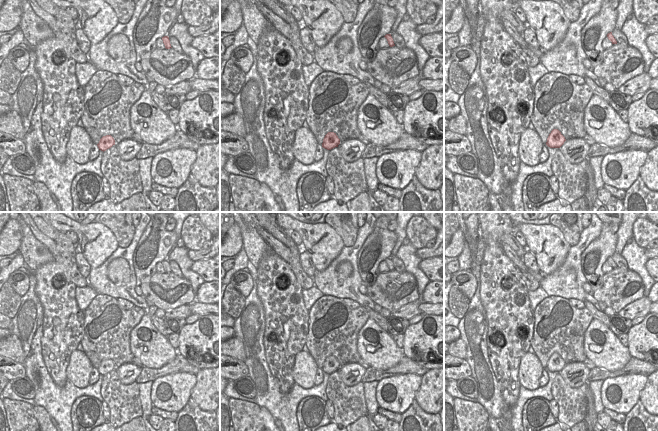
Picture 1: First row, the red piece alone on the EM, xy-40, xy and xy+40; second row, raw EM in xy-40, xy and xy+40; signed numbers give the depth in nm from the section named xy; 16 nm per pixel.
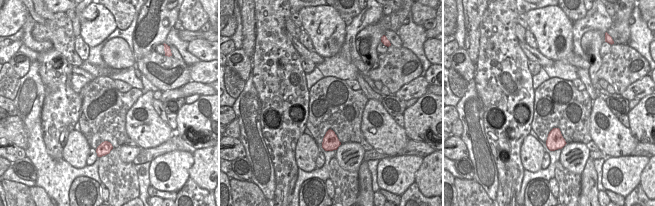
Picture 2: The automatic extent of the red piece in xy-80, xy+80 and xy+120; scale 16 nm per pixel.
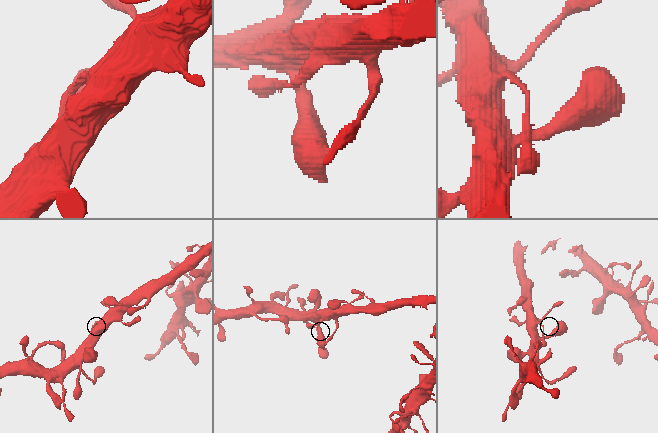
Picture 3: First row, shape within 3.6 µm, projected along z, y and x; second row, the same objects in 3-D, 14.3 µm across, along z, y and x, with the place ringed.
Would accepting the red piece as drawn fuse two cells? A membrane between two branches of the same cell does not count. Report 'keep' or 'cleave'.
keep

